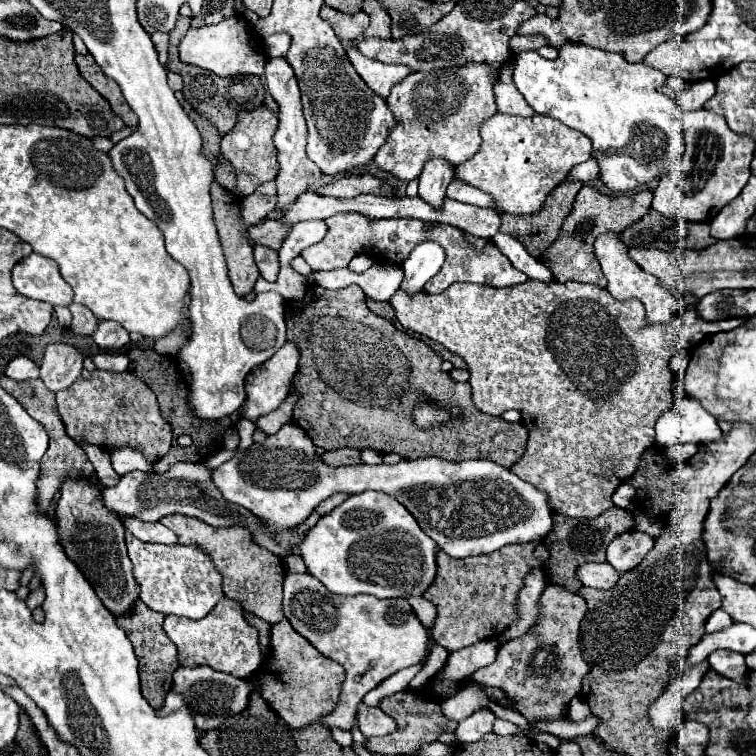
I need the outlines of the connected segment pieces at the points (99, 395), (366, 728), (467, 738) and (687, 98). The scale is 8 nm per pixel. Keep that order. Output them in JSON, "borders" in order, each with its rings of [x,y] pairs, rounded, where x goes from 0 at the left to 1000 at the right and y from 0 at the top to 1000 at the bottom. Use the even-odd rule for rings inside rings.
{"borders":[[[[127,488],[122,501],[106,499],[106,504],[74,520],[74,530],[87,570],[101,586],[119,586],[143,599],[169,589],[172,594],[185,594],[201,612],[214,607],[228,591],[228,567],[212,552],[206,522],[169,491],[146,493]]],[[[474,935],[474,962],[481,975],[508,975],[524,967],[524,951],[513,948],[503,935]]],[[[639,937],[627,942],[619,951],[606,956],[602,972],[606,984],[622,984],[635,979],[643,970],[651,968],[655,946]]],[[[921,107],[915,110],[907,120],[897,123],[894,136],[905,149],[915,149],[915,147],[926,147],[931,142],[931,136],[944,126],[947,120],[947,110],[944,107]]]]}

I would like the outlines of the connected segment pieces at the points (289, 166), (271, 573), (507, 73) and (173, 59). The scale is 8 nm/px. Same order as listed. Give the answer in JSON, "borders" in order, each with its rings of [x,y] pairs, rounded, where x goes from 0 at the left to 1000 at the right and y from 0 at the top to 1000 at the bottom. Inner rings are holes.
{"borders":[[[[354,75],[352,81],[352,112],[357,126],[368,134],[370,139],[370,165],[368,173],[362,176],[362,192],[368,197],[368,218],[370,226],[362,237],[365,242],[365,276],[378,279],[397,255],[407,253],[415,247],[418,237],[426,231],[426,226],[421,224],[421,218],[415,213],[410,213],[407,202],[405,202],[405,160],[402,160],[402,149],[399,149],[399,136],[397,136],[397,118],[392,110],[392,99],[386,97],[386,86],[381,86],[378,75]]],[[[222,681],[222,684],[214,684],[212,692],[233,705],[238,721],[265,721],[272,726],[272,731],[286,745],[286,753],[296,763],[294,776],[299,790],[317,795],[317,800],[325,808],[336,811],[339,816],[349,819],[357,827],[370,824],[376,819],[376,811],[373,811],[376,745],[370,737],[341,724],[325,700],[320,697],[283,700],[275,692],[257,684],[246,684],[246,681]]],[[[681,79],[669,81],[669,86],[661,91],[659,110],[653,112],[653,131],[661,149],[672,152],[688,152],[688,155],[704,155],[706,144],[693,134],[690,123],[683,118],[677,106],[681,90]]],[[[235,22],[235,30],[233,30],[233,36],[228,38],[224,44],[224,62],[222,69],[222,83],[220,83],[220,91],[222,94],[230,94],[230,97],[238,97],[241,99],[241,104],[243,104],[243,118],[241,118],[241,123],[243,123],[243,131],[267,152],[267,155],[272,155],[275,160],[280,160],[283,165],[286,165],[286,171],[288,171],[288,176],[291,179],[296,179],[307,165],[310,165],[310,160],[312,160],[312,149],[315,149],[315,142],[312,139],[304,139],[304,142],[299,142],[299,115],[302,115],[302,104],[296,102],[291,102],[291,99],[286,99],[286,97],[280,97],[280,94],[272,94],[272,91],[267,91],[267,89],[257,89],[257,86],[246,86],[246,83],[241,83],[238,78],[235,78],[235,57],[242,52],[243,46],[246,46],[246,41],[251,38],[251,22]]]]}

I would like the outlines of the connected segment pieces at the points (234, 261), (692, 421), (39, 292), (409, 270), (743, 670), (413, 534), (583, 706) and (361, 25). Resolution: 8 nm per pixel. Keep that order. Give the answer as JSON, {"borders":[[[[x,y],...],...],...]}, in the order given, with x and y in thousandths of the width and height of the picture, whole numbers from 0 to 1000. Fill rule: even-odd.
{"borders":[[[[280,239],[278,258],[280,258],[280,274],[283,274],[283,295],[286,295],[286,303],[288,303],[288,311],[291,311],[291,321],[294,321],[294,329],[296,329],[304,372],[310,377],[312,390],[325,393],[328,388],[336,385],[336,374],[344,366],[344,361],[341,361],[341,353],[339,353],[336,340],[333,340],[333,324],[325,319],[325,303],[328,300],[315,290],[317,287],[317,261],[315,261],[315,279],[312,279],[310,258],[304,253],[299,253],[296,247],[291,247],[286,239]]],[[[902,517],[902,525],[892,530],[892,538],[868,557],[868,586],[873,591],[889,591],[899,586],[926,589],[952,583],[955,570],[950,565],[950,557]]],[[[42,335],[34,343],[29,343],[19,358],[16,372],[24,388],[40,396],[61,398],[66,403],[85,403],[90,406],[95,401],[95,382],[82,369],[74,345]]],[[[574,319],[556,321],[532,348],[534,353],[534,372],[529,377],[532,385],[542,388],[542,393],[558,388],[563,372],[582,358],[585,348],[587,348],[587,329],[579,321]]],[[[944,861],[937,869],[937,877],[942,885],[947,885],[952,893],[960,893],[971,901],[979,901],[987,896],[989,882],[984,877],[984,866],[968,864],[968,861]]],[[[481,649],[476,655],[463,655],[450,671],[429,681],[397,718],[397,734],[407,750],[407,758],[431,774],[437,784],[444,787],[474,787],[487,784],[500,792],[516,790],[556,790],[577,766],[577,734],[579,721],[571,716],[550,692],[550,687],[529,668],[519,655],[503,649]]],[[[759,922],[751,933],[751,951],[754,954],[770,954],[780,946],[780,935],[775,927],[770,927],[770,922]]],[[[429,7],[423,12],[423,22],[437,30],[442,44],[452,54],[466,54],[466,52],[476,49],[487,38],[487,28],[489,28],[481,15],[460,20],[460,17],[450,17],[450,15],[444,15],[444,12],[434,9],[434,7]]]]}

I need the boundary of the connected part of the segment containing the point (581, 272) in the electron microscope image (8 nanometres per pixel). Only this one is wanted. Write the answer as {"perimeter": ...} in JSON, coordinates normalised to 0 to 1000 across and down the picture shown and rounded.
{"perimeter":[[[772,245],[767,250],[767,255],[762,258],[762,269],[757,274],[757,282],[751,284],[751,290],[743,298],[743,306],[738,311],[738,316],[717,335],[714,345],[730,356],[733,369],[738,374],[751,374],[751,372],[765,372],[765,374],[786,374],[794,380],[802,380],[802,366],[791,351],[791,345],[786,343],[786,316],[796,308],[804,306],[825,306],[831,298],[836,298],[839,292],[849,290],[857,279],[860,279],[860,269],[862,269],[862,253],[860,250],[849,250],[839,258],[820,258],[820,261],[807,261],[799,258],[794,253],[788,253],[780,245]]]}

